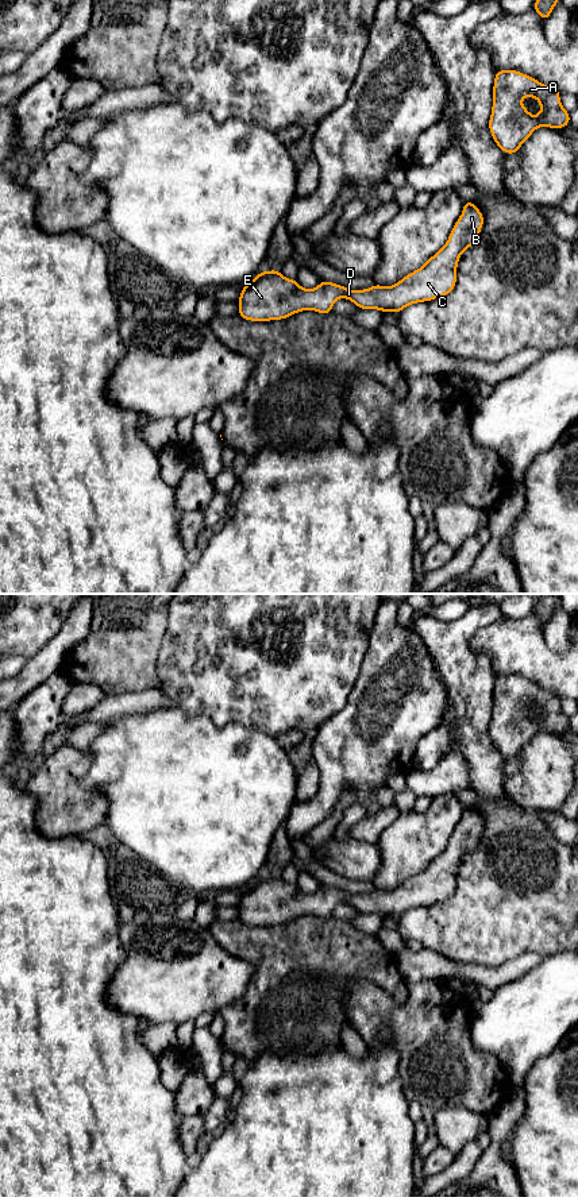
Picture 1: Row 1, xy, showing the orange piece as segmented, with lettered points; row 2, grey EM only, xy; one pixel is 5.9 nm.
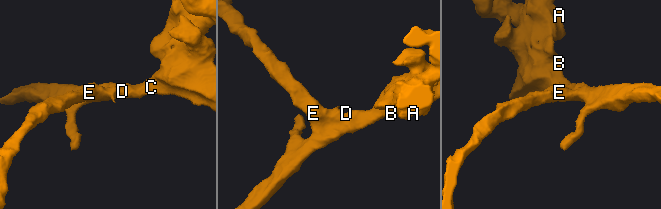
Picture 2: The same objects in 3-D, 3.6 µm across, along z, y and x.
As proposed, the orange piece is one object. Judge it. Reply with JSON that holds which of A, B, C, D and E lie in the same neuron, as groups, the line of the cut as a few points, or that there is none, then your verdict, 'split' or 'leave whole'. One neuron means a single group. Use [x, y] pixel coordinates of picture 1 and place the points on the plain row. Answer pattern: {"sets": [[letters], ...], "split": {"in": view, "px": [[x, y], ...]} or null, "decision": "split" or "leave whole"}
{"sets": [["A", "B", "C", "D", "E"]], "split": null, "decision": "leave whole"}

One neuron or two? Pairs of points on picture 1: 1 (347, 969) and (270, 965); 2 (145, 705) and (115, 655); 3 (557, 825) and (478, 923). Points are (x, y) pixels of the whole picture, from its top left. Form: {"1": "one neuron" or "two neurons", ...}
{"1": "one neuron", "2": "two neurons", "3": "two neurons"}

